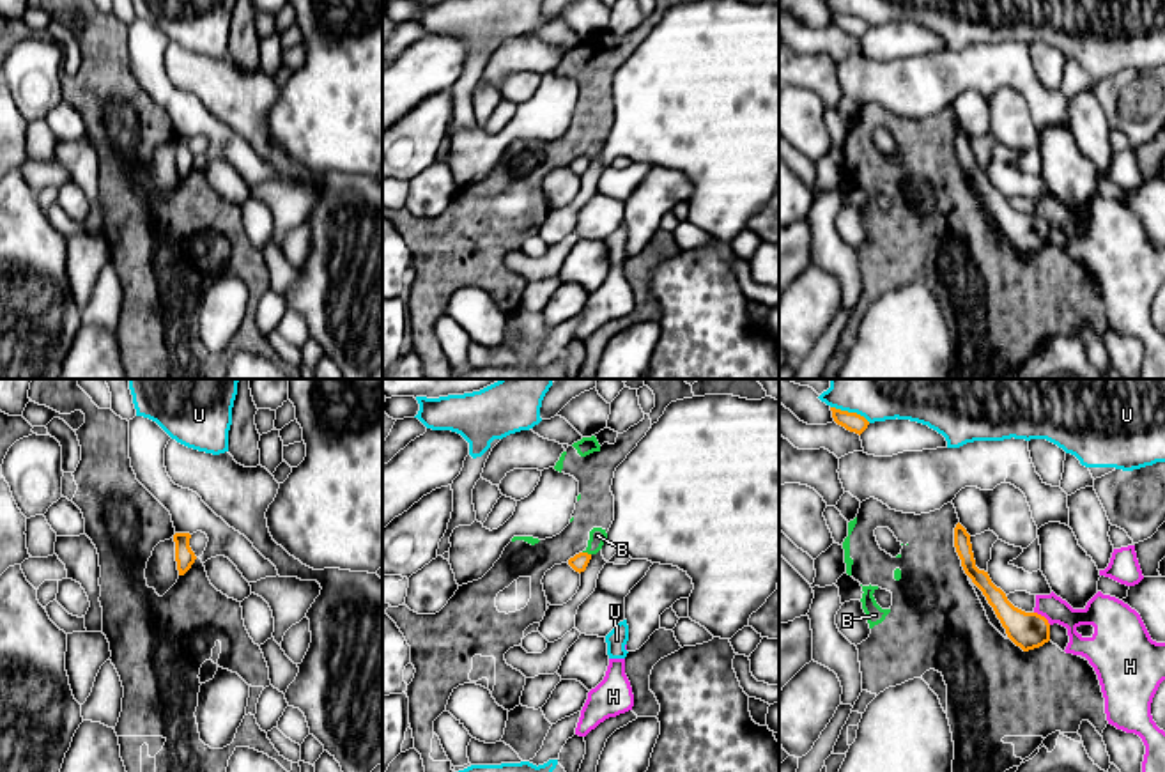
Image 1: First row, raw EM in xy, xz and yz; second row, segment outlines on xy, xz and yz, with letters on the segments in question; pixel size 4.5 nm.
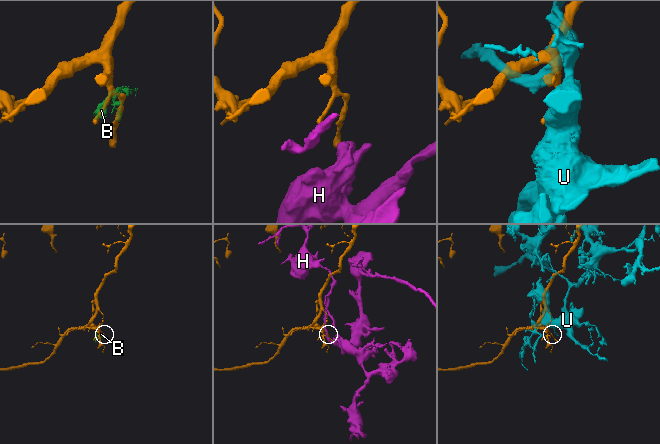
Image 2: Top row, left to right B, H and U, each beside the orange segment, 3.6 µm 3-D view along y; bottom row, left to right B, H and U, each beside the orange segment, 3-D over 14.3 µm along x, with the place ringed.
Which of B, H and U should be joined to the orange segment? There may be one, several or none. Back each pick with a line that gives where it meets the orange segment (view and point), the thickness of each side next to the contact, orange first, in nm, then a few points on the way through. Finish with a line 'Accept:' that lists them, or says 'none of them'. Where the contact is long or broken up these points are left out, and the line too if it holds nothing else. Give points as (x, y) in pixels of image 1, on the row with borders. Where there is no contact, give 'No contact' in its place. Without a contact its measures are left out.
Accept: none of them

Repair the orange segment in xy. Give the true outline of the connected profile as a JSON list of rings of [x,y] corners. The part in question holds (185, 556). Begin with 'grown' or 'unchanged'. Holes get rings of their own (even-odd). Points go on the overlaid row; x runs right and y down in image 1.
unchanged; [[[175,533],[174,535],[175,561],[177,561],[179,575],[184,575],[197,560],[195,552],[189,547],[189,538],[191,538],[189,533]]]

